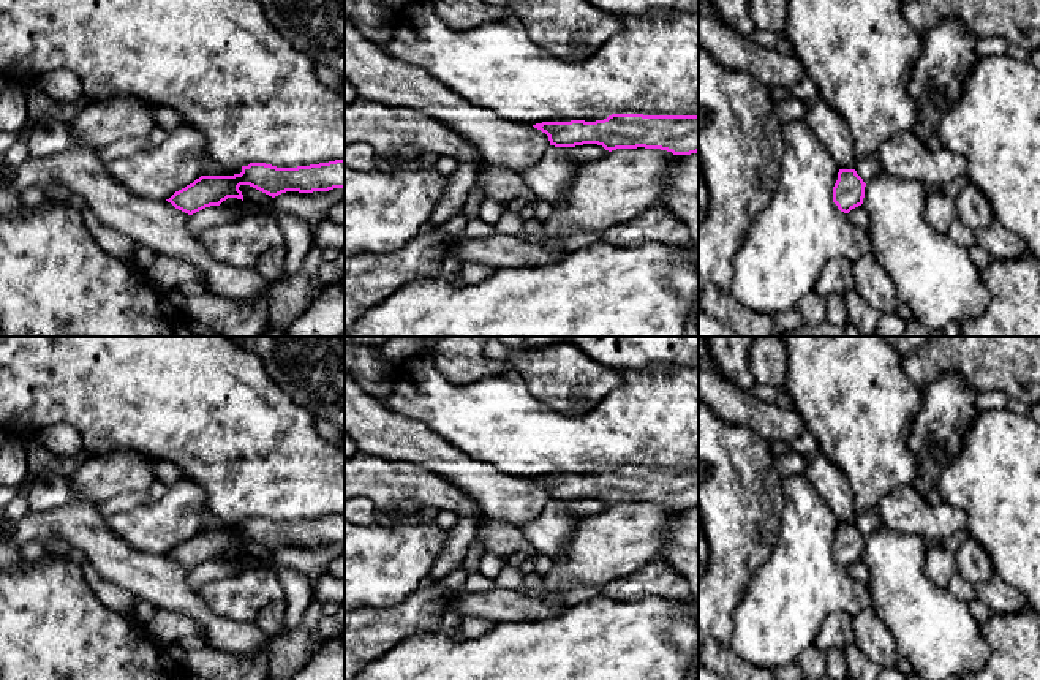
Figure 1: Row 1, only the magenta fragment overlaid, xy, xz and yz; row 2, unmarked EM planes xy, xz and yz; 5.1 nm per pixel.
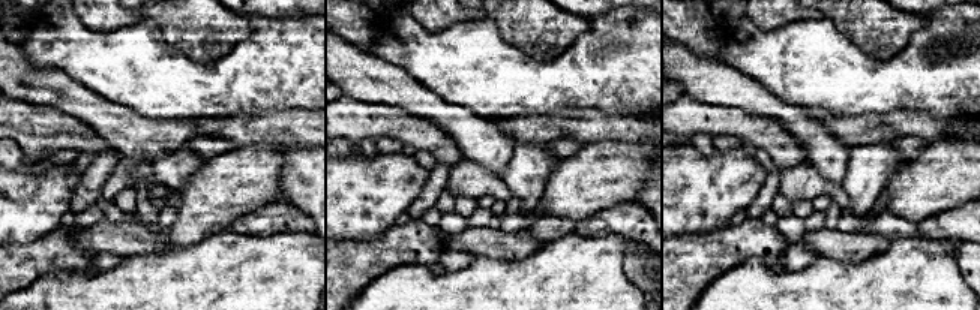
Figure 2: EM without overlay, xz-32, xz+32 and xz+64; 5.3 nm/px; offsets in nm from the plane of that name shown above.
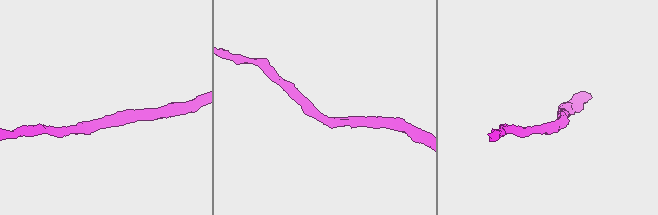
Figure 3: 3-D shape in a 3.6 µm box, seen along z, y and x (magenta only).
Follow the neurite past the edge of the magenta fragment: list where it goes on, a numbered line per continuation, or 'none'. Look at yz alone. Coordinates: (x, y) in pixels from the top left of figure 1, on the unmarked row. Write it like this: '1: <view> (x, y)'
none

